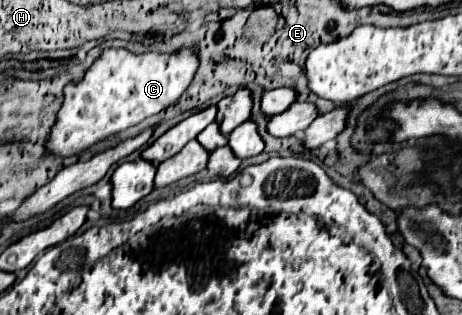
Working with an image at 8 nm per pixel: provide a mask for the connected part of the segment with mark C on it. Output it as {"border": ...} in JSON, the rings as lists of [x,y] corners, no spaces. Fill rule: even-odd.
{"border":[[[196,45],[182,47],[174,53],[132,53],[122,47],[104,49],[84,71],[80,81],[70,81],[64,87],[64,101],[44,141],[46,155],[60,159],[80,155],[110,135],[138,125],[146,117],[158,115],[180,99],[192,83],[198,67],[200,59]]]}

